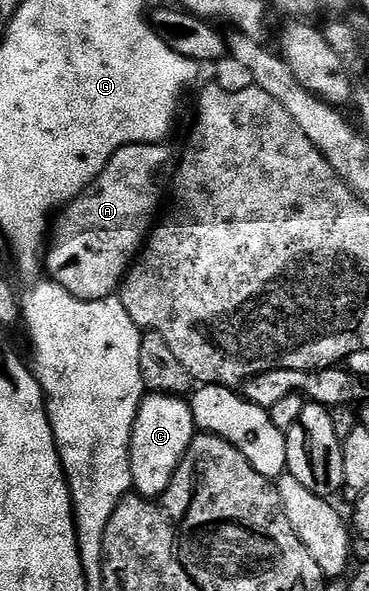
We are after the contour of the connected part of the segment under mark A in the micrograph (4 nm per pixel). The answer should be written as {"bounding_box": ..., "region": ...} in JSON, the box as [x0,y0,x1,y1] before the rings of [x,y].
{"bounding_box":[46,144,174,302],"region":[[[168,144],[123,146],[121,150],[114,152],[103,172],[74,201],[59,211],[50,230],[50,241],[46,246],[47,277],[62,288],[66,288],[66,292],[70,292],[78,300],[93,302],[113,297],[119,291],[125,274],[136,261],[153,229],[160,197],[163,194],[165,197],[173,170],[174,154],[172,158],[172,150]]]}

